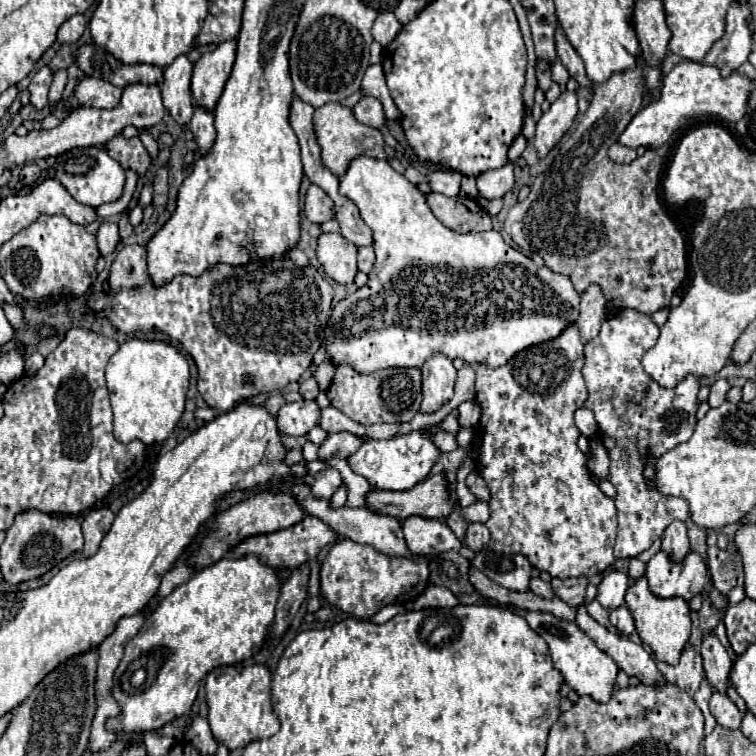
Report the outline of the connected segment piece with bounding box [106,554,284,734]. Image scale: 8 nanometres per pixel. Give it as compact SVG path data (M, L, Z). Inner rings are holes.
M246 554L240 558L226 556L216 564L196 572L188 582L176 586L174 592L166 596L162 604L146 618L140 632L126 646L126 654L114 672L112 688L112 696L120 706L120 716L110 718L106 728L132 734L158 730L174 722L174 718L186 716L196 700L202 678L210 670L250 660L254 654L258 654L258 650L264 648L268 628L274 622L274 608L280 598L282 584L284 582L278 574L278 568L264 564L252 554Z

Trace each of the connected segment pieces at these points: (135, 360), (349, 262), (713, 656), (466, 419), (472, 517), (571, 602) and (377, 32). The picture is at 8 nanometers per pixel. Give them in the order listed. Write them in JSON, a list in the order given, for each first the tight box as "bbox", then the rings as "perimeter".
[{"bbox":[106,336,190,446],"perimeter":[[[136,336],[122,342],[118,352],[110,358],[108,368],[106,368],[110,404],[112,404],[112,412],[114,412],[114,436],[124,444],[128,444],[136,438],[148,446],[156,444],[156,442],[164,442],[184,412],[188,378],[190,378],[188,362],[172,344],[168,344],[164,340],[140,340]]]},{"bbox":[316,234,358,284],"perimeter":[[[326,234],[318,236],[316,256],[324,272],[338,284],[352,284],[358,268],[356,268],[356,246],[346,242],[342,234]]]},{"bbox":[700,634,732,694],"perimeter":[[[710,634],[710,636],[704,636],[700,654],[704,660],[706,680],[710,682],[710,686],[714,690],[718,690],[720,694],[726,694],[728,692],[728,674],[732,668],[732,660],[730,660],[728,652],[720,644],[720,640],[714,634]]]},{"bbox":[458,400,482,428],"perimeter":[[[468,400],[468,402],[462,402],[458,406],[460,410],[460,426],[466,428],[466,426],[478,426],[480,418],[482,418],[482,410],[478,410],[478,404],[474,400]]]},{"bbox":[462,502,490,522],"perimeter":[[[476,502],[474,506],[464,508],[462,510],[462,516],[468,522],[486,522],[490,518],[490,506],[486,502]]]},{"bbox":[552,576,588,608],"perimeter":[[[576,576],[576,578],[552,578],[552,588],[554,594],[558,598],[562,598],[568,606],[580,608],[584,604],[586,598],[586,586],[588,586],[588,578],[586,576]]]},{"bbox":[372,12,402,48],"perimeter":[[[382,12],[372,26],[372,36],[376,42],[380,42],[386,48],[396,38],[400,28],[402,28],[402,24],[396,20],[396,16],[392,12]]]}]

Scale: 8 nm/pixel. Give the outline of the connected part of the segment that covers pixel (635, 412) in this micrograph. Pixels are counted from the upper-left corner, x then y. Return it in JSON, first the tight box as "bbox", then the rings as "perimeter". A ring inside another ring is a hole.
{"bbox":[582,310,702,558],"perimeter":[[[620,310],[612,316],[608,316],[602,322],[602,330],[596,338],[592,338],[590,342],[584,344],[584,366],[582,366],[582,374],[588,386],[588,400],[586,400],[586,408],[594,412],[596,422],[598,422],[598,436],[602,440],[602,444],[608,450],[610,456],[610,474],[608,480],[614,484],[616,488],[616,508],[618,508],[618,532],[616,532],[616,544],[614,544],[614,556],[616,558],[634,558],[640,552],[648,550],[652,546],[652,542],[656,538],[662,536],[662,532],[666,530],[666,526],[672,520],[688,520],[688,506],[684,498],[670,498],[664,496],[662,492],[658,492],[658,488],[650,488],[648,480],[644,476],[644,468],[648,464],[648,456],[654,456],[656,460],[666,454],[666,450],[674,450],[674,446],[688,442],[694,426],[696,426],[696,412],[698,412],[698,390],[702,386],[702,378],[700,376],[686,376],[676,388],[662,388],[658,386],[658,382],[654,382],[642,368],[640,360],[642,356],[658,342],[658,334],[660,328],[654,324],[654,320],[648,314],[636,312],[636,310]],[[670,410],[682,412],[684,414],[684,422],[676,428],[670,426],[670,422],[666,422],[666,414]]]}

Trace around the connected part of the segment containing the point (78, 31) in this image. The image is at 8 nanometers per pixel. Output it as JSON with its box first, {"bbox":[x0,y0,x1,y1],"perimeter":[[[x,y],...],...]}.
{"bbox":[58,14,86,44],"perimeter":[[[76,14],[72,16],[70,20],[66,20],[60,30],[58,30],[58,42],[66,42],[66,44],[72,44],[76,42],[86,30],[86,18],[82,14]]]}

